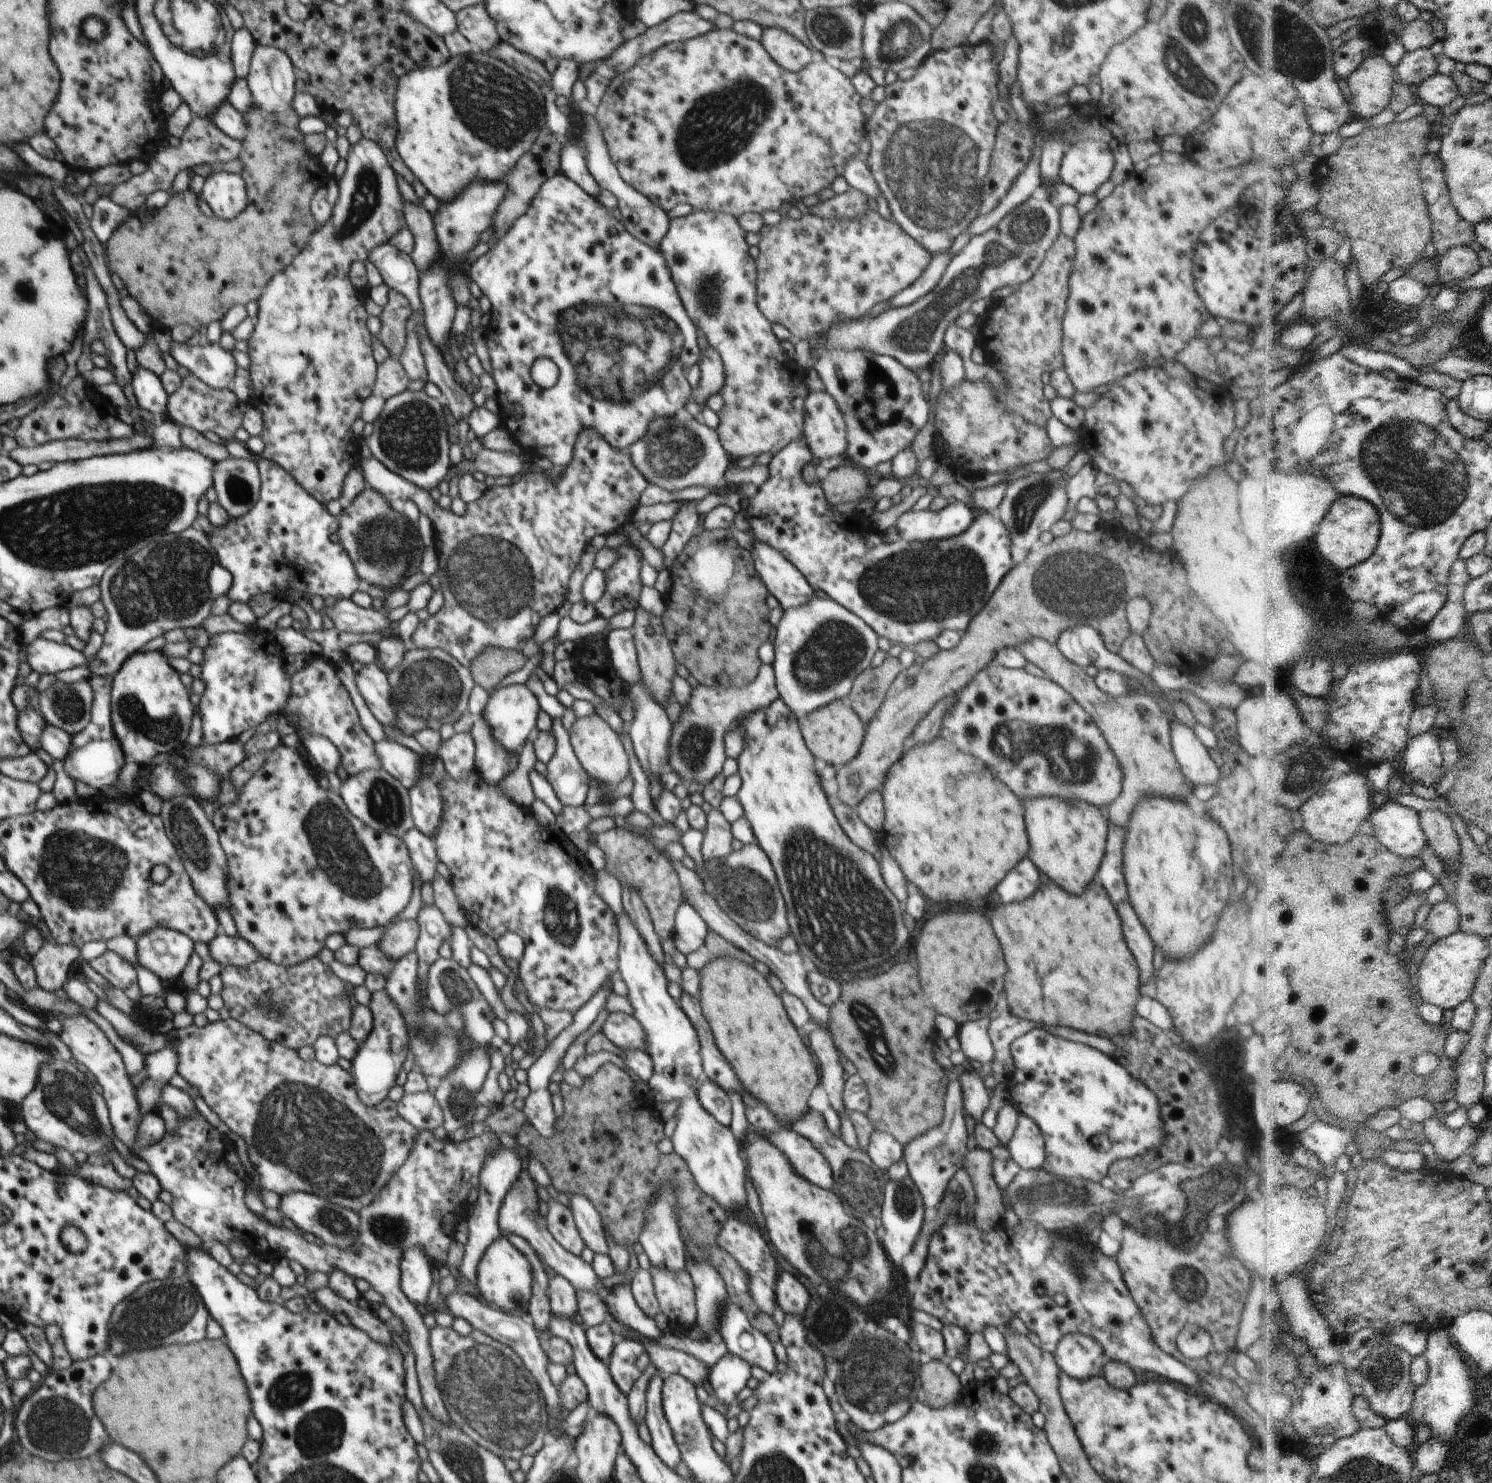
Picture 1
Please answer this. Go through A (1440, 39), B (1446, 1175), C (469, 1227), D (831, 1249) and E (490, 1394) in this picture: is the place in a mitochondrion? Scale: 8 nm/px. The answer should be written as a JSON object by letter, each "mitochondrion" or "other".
{"A":"other","B":"other","C":"other","D":"mitochondrion","E":"mitochondrion"}

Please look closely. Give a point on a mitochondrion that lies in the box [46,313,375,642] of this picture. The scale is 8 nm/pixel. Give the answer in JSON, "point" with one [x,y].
{"point":[171,580]}

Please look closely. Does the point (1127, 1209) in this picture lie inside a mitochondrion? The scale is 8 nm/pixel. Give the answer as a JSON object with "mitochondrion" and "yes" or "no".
{"mitochondrion":"yes"}

